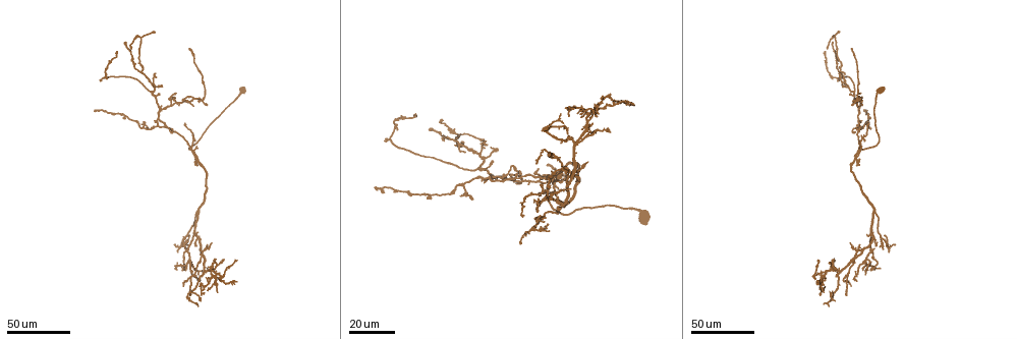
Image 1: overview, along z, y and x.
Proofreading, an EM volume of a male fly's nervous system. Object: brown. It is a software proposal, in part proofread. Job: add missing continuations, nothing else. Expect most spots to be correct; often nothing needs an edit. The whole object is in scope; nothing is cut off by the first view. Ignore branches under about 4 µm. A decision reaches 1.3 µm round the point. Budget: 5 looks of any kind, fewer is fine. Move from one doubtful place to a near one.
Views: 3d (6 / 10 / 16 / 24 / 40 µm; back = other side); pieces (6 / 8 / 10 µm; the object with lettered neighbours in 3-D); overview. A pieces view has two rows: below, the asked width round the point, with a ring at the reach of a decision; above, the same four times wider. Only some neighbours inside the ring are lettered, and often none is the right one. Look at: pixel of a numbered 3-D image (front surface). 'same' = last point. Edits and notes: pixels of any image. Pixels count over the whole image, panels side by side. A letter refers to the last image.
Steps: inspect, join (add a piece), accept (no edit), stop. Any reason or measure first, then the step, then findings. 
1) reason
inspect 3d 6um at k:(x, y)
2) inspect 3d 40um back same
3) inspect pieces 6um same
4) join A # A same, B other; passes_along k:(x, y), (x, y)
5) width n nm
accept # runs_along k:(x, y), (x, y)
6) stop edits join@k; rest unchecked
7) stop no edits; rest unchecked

an open end
inspect 3d 40um at 1:(206, 106)

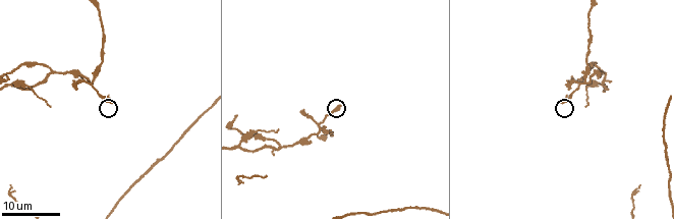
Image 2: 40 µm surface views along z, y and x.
inspect pieces 10um at 2:(112, 102)

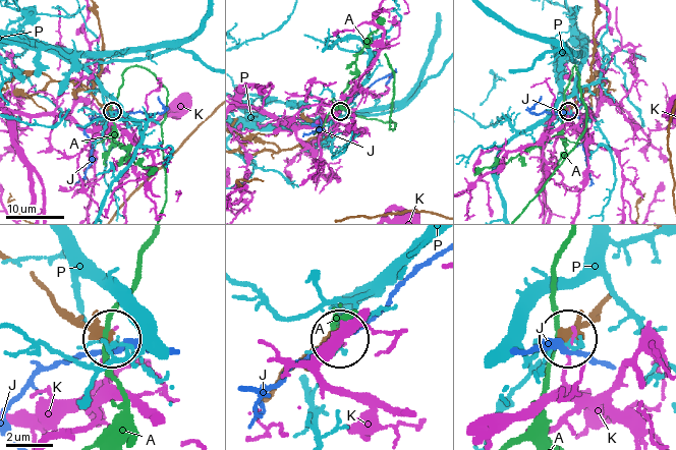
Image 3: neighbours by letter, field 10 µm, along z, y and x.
width 400 nm
accept # A other, J other, K other, P other; runs_along 3:(42, 284), (55, 302), (111, 335); no lettered piece goes on from it

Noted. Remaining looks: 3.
an open end
inspect 3d 24um at 1:(174, 92)

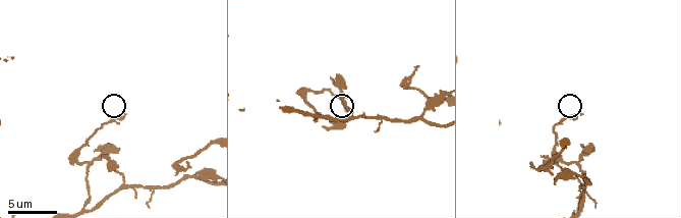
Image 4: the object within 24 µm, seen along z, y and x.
inspect 3d 6um at 4:(580, 115)

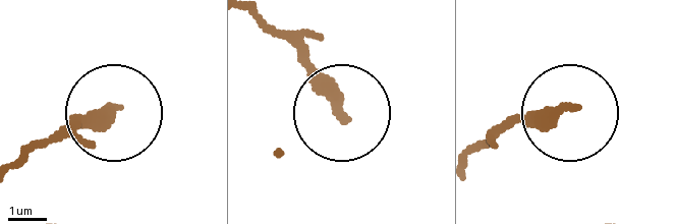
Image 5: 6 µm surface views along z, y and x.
inspect pieces 10um at 5:(343, 117)

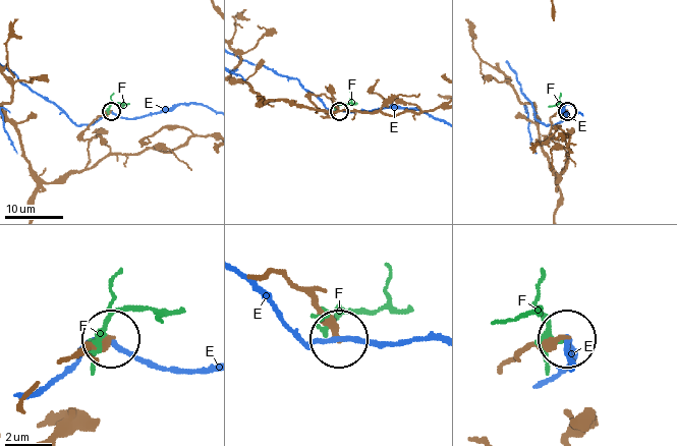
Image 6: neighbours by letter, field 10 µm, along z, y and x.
accept # E other, F other; runs_along 6:(71, 173), (81, 170), (89, 159), (81, 132), (110, 111); no lettered piece goes on from it

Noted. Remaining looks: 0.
stop no edits; rest unchecked

